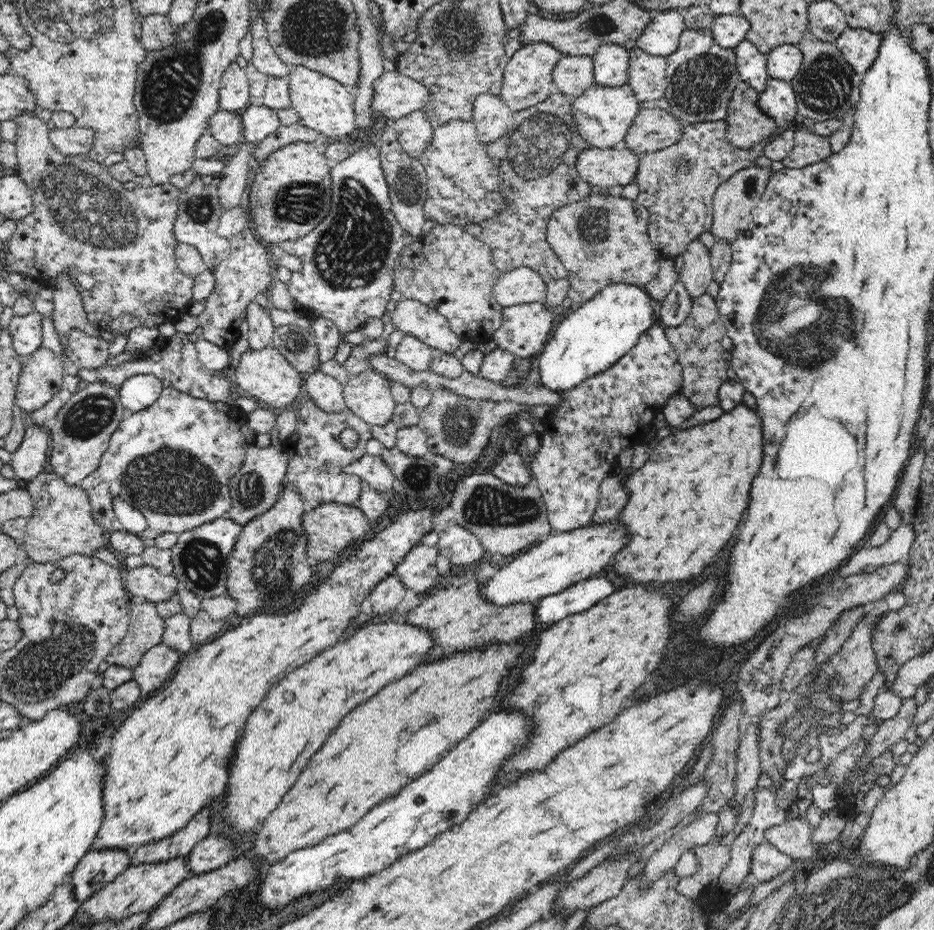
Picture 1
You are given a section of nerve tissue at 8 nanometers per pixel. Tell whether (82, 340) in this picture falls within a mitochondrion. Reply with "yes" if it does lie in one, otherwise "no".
no

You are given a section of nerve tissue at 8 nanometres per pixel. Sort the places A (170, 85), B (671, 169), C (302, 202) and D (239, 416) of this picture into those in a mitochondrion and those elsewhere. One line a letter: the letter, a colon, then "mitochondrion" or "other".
A: mitochondrion
B: mitochondrion
C: mitochondrion
D: other

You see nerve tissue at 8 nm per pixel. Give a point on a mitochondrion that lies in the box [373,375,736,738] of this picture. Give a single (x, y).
(485, 505)

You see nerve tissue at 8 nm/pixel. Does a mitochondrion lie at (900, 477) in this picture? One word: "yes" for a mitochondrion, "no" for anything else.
no

